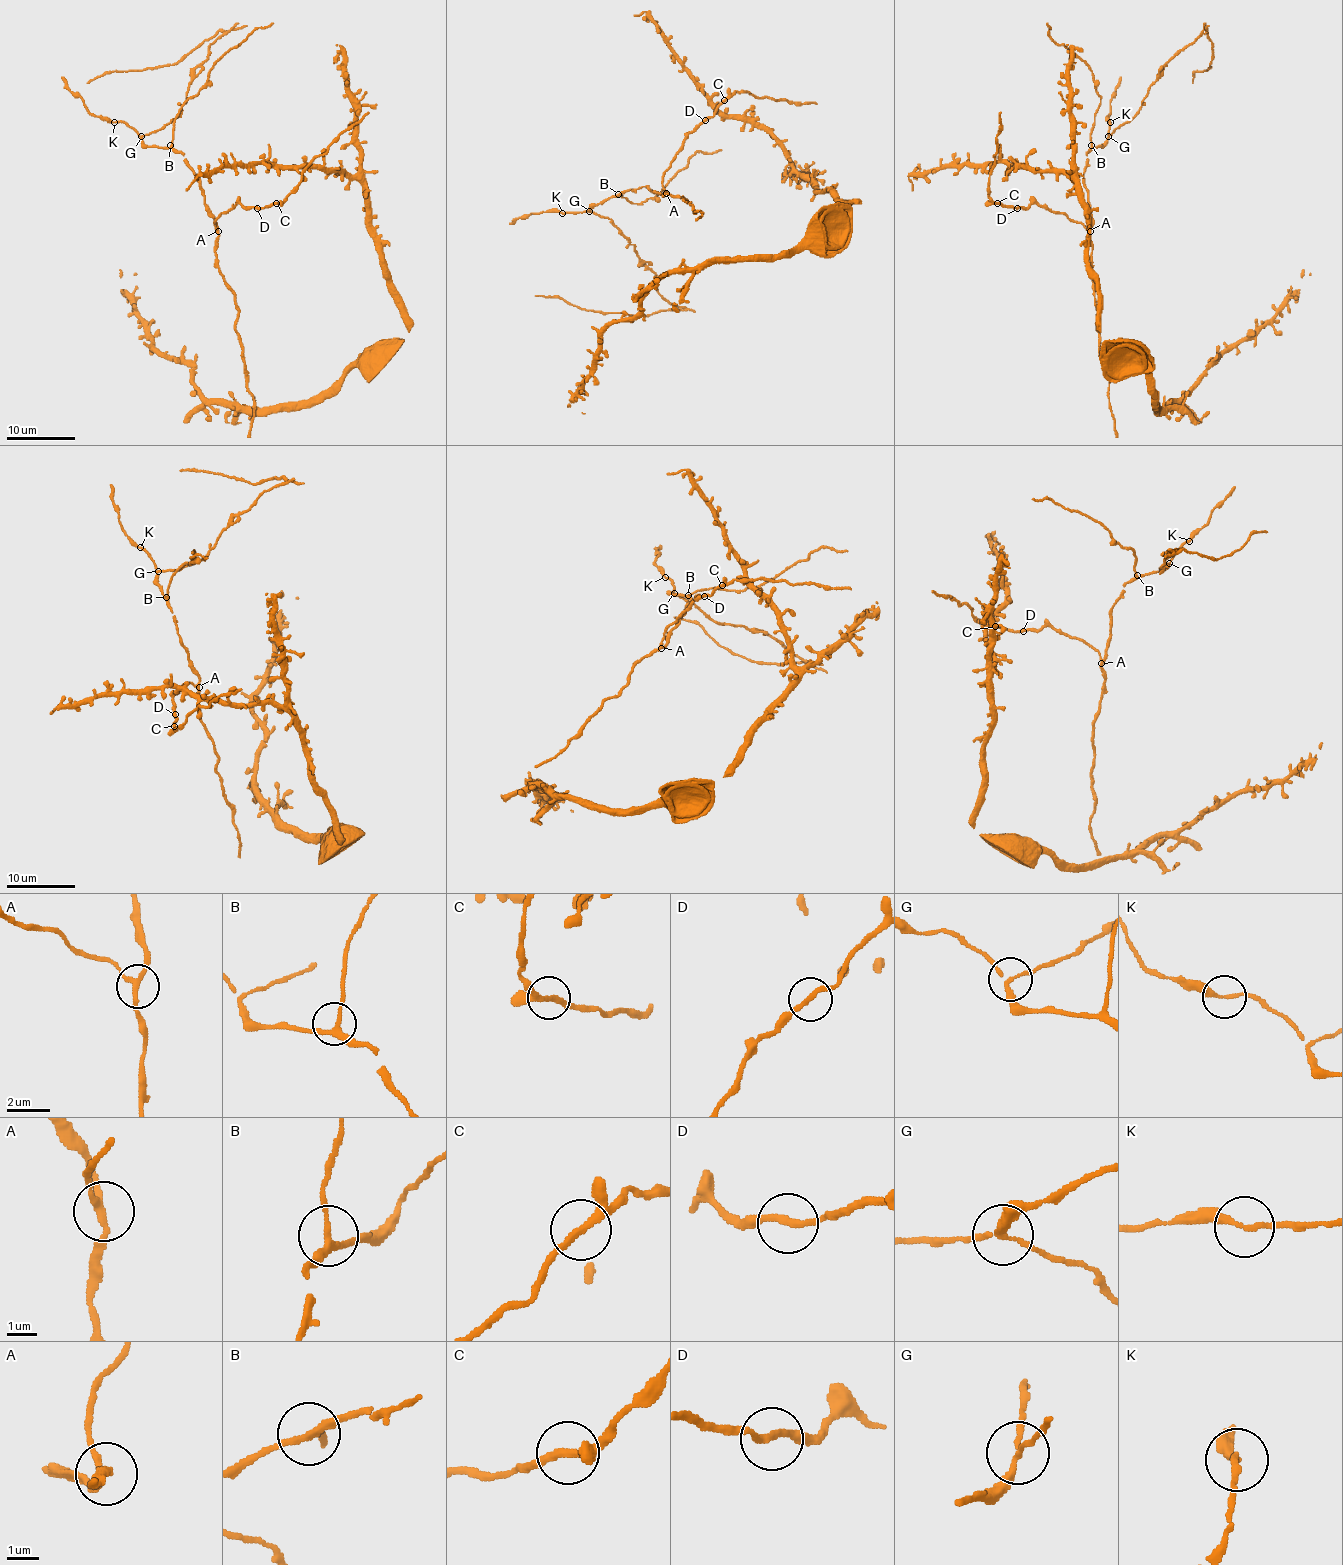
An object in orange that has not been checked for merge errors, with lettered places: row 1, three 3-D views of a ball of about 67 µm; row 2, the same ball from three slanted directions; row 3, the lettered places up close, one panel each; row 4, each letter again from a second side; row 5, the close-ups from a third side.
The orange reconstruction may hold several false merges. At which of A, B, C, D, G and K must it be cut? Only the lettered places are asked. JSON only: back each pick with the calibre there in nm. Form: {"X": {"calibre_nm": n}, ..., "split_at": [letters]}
{"G": {"calibre_nm": 150}, "split_at": ["G"]}

